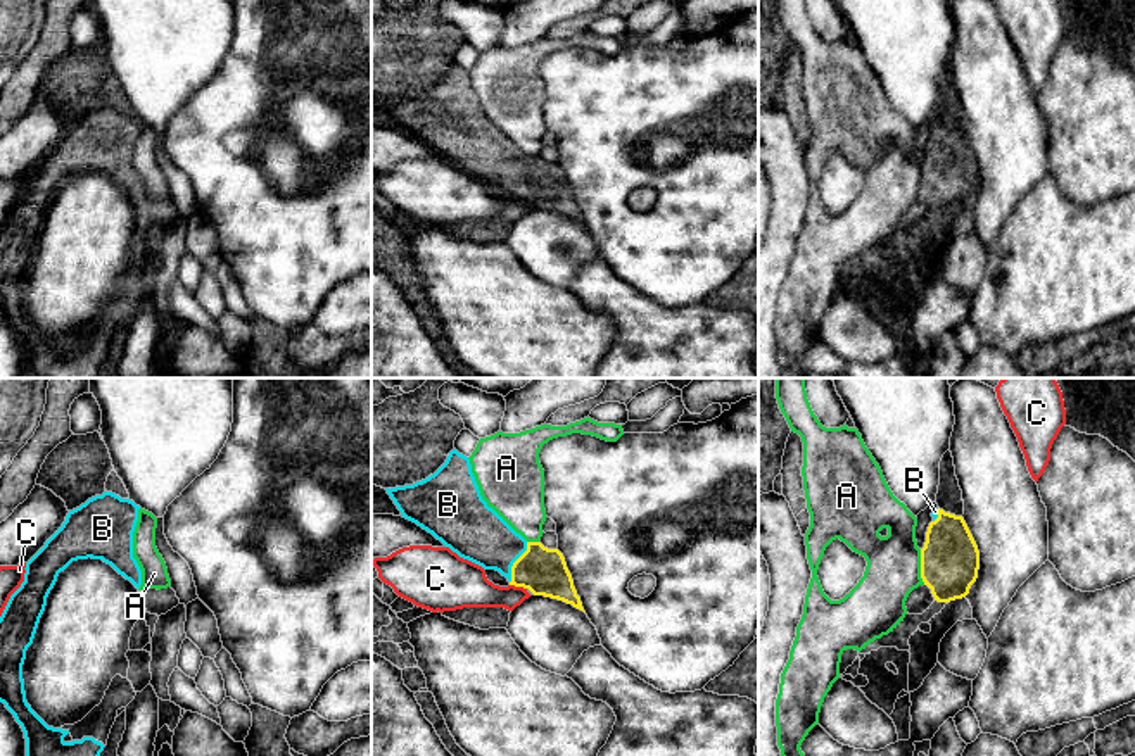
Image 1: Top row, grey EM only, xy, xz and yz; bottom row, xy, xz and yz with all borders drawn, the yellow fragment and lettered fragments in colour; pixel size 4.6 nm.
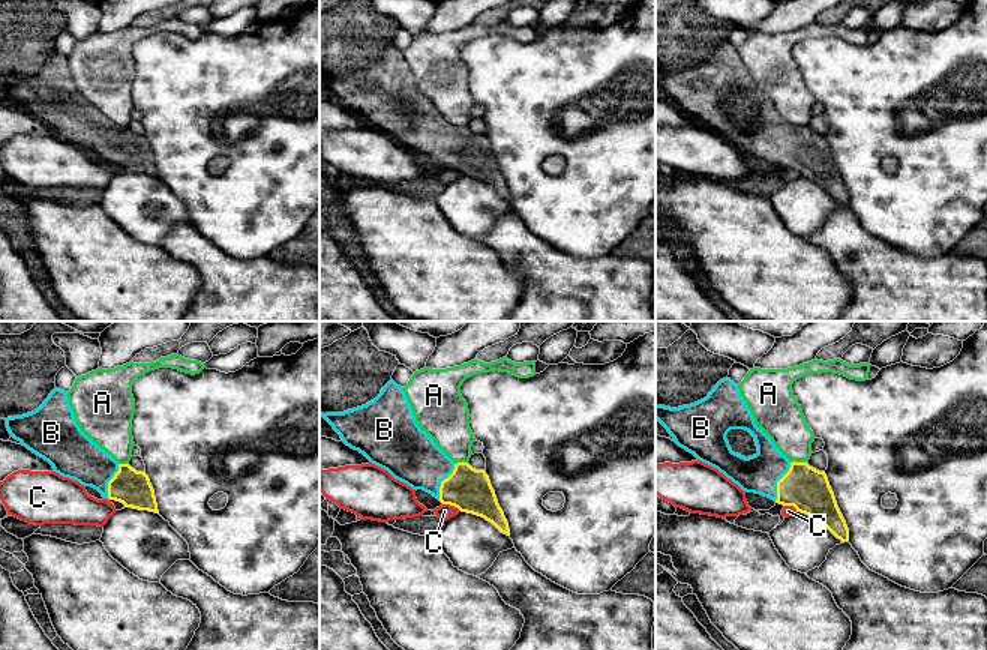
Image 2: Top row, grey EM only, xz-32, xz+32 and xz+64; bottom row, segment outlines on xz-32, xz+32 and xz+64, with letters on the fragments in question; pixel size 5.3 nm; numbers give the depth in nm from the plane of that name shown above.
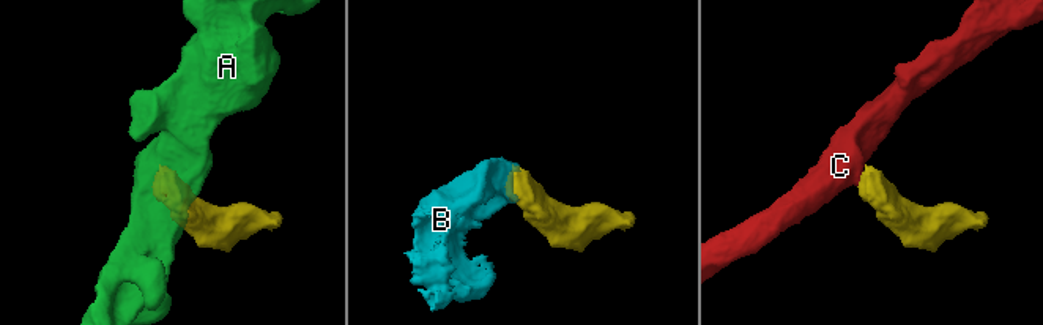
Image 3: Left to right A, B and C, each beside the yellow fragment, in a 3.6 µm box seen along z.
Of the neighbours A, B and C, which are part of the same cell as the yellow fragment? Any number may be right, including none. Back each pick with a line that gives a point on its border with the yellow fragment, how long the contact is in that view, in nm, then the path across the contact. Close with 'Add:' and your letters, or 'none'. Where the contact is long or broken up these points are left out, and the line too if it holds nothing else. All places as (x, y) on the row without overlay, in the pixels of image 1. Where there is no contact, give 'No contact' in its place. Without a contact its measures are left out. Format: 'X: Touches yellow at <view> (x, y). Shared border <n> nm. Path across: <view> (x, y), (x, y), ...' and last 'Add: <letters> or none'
B: Touches yellow at xz (513, 176). Shared border 200 nm. Path across: xz (541, 183), (513, 176), (475, 145)
Add: B

